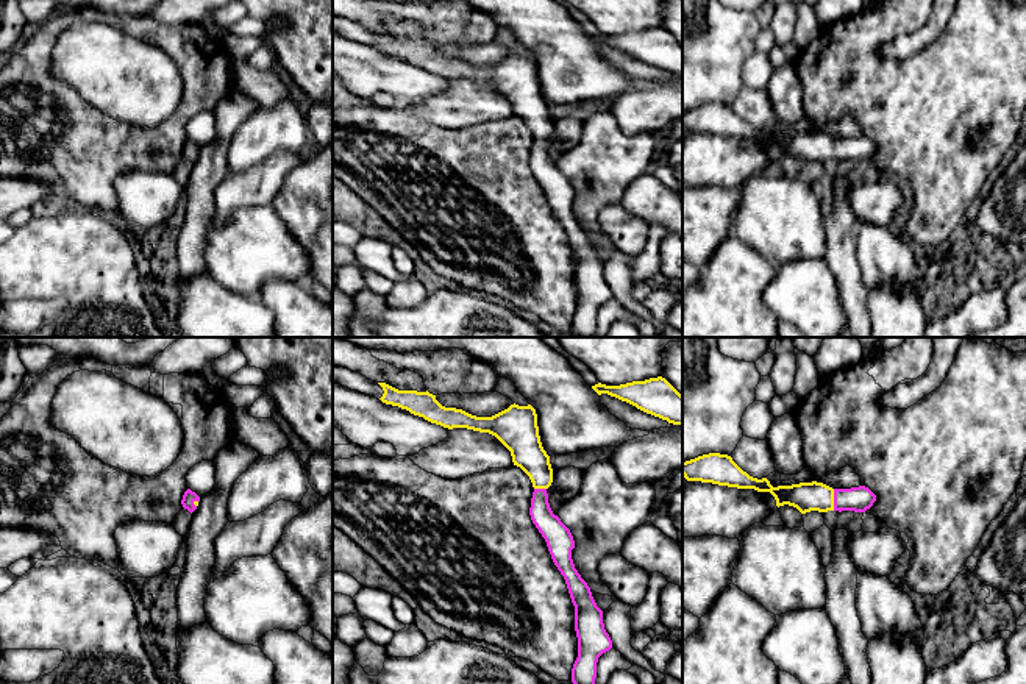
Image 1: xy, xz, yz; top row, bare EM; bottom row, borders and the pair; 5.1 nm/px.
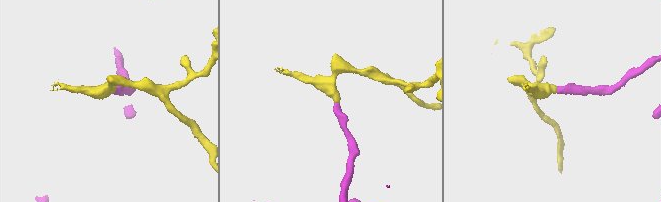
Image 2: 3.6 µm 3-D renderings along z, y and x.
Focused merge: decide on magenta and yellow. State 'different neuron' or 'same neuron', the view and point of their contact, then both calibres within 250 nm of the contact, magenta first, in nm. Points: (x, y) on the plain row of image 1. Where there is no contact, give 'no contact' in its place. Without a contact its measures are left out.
same neuron; contact yz (834, 150); calibres 130 and 150 nm

